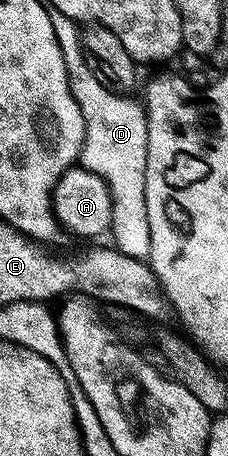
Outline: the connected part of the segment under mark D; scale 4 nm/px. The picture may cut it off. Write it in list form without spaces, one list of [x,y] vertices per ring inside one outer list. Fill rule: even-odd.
[[[65,36],[61,40],[61,47],[66,61],[68,84],[85,123],[80,165],[108,183],[112,199],[110,236],[114,239],[113,246],[123,255],[147,260],[152,252],[145,199],[147,112],[141,102],[136,103],[130,99],[131,96],[110,89],[97,75],[81,52],[77,36]]]

